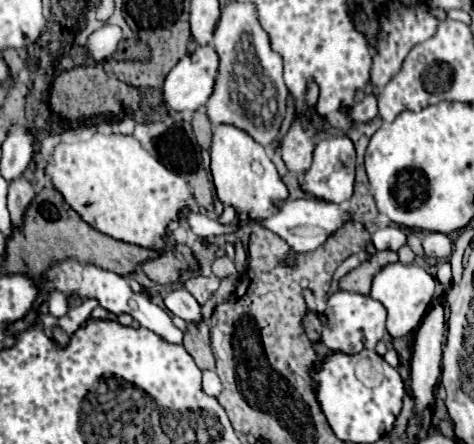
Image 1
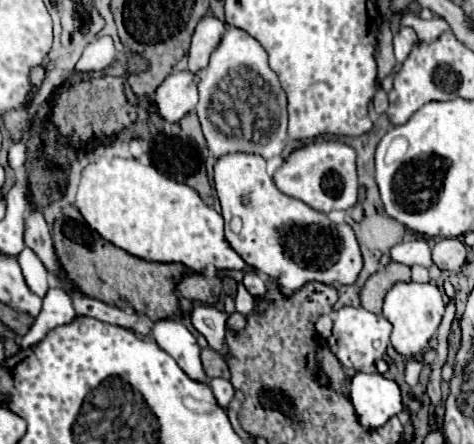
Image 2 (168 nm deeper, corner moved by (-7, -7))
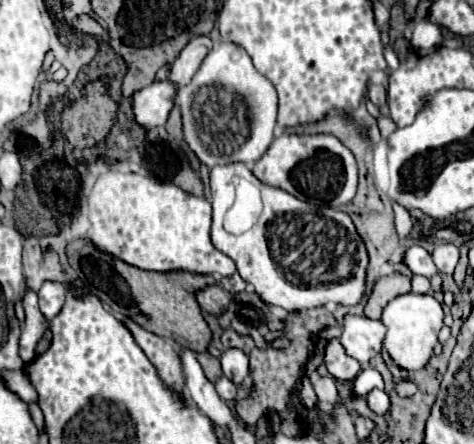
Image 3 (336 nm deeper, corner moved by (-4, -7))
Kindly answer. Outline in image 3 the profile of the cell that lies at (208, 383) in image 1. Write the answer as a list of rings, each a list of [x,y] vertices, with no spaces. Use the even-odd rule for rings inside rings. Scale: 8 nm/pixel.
[[[222,376],[218,382],[216,382],[216,392],[220,394],[222,400],[234,400],[236,394],[238,394],[238,388],[232,384],[232,380],[228,380],[226,376]]]

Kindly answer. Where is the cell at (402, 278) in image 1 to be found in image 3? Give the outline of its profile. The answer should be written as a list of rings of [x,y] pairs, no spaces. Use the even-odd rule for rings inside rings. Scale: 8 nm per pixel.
[[[408,292],[404,296],[398,296],[396,300],[392,300],[382,314],[382,324],[386,326],[386,338],[384,338],[384,348],[388,350],[392,362],[398,368],[404,370],[422,370],[428,360],[432,358],[434,346],[438,342],[438,332],[442,328],[442,306],[434,296],[420,296],[414,292]]]

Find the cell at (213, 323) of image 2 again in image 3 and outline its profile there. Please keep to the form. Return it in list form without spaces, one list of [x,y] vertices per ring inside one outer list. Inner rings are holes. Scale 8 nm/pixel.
[[[226,350],[222,352],[222,370],[224,370],[224,376],[230,378],[236,386],[240,386],[248,374],[250,374],[250,364],[248,364],[248,356],[242,352],[242,350]]]

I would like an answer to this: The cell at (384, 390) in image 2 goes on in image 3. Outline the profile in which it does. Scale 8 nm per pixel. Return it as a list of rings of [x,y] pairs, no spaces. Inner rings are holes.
[[[372,390],[366,396],[366,402],[368,402],[368,408],[374,414],[386,414],[388,408],[390,408],[390,398],[388,398],[388,394],[384,390]]]

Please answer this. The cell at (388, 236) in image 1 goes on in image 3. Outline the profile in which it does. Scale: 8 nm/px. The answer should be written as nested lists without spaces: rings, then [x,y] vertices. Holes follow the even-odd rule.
[[[414,244],[406,250],[404,262],[414,274],[420,274],[420,276],[426,276],[426,278],[432,278],[434,274],[438,274],[438,268],[432,262],[432,256],[418,244]]]

